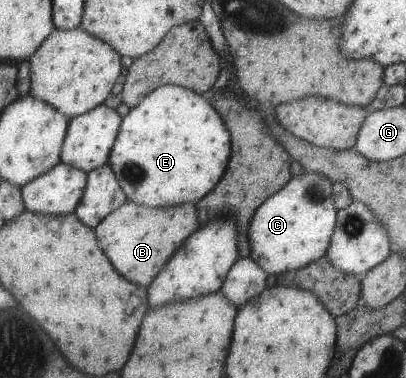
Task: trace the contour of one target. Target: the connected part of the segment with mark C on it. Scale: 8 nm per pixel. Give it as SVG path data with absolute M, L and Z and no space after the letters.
M302 171L301 174L290 177L282 188L271 194L254 211L245 230L249 240L249 257L266 274L274 276L281 272L302 268L320 258L325 254L335 223L336 210L331 196L331 180L326 179L320 173Z

